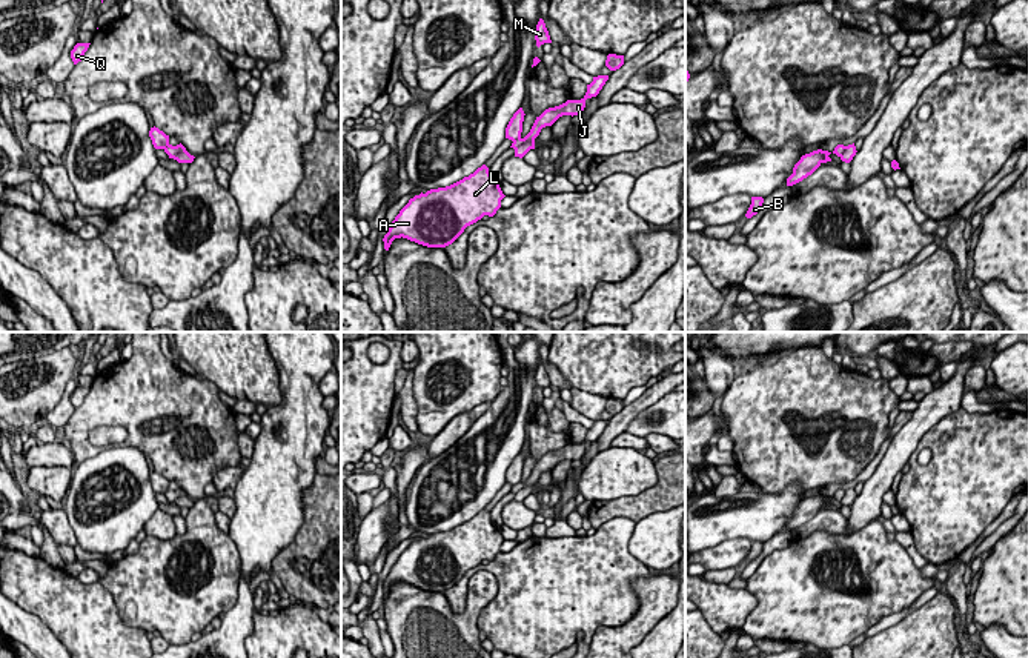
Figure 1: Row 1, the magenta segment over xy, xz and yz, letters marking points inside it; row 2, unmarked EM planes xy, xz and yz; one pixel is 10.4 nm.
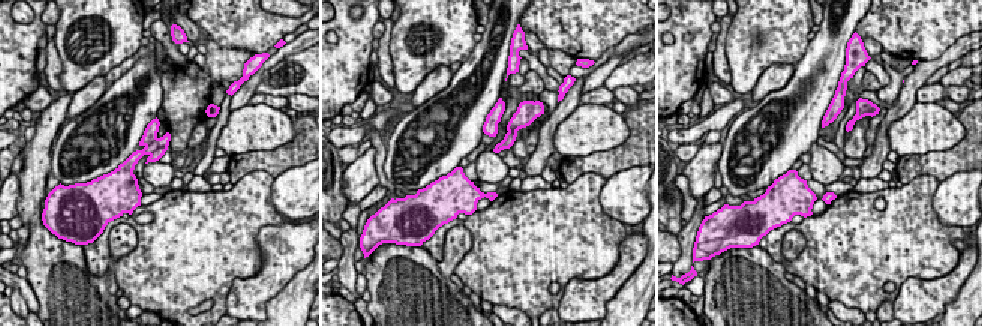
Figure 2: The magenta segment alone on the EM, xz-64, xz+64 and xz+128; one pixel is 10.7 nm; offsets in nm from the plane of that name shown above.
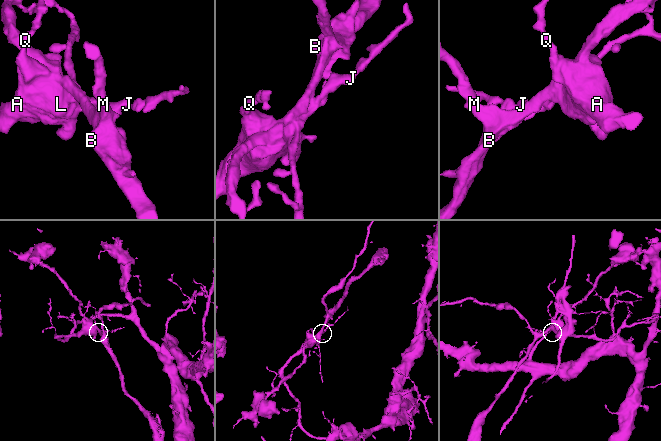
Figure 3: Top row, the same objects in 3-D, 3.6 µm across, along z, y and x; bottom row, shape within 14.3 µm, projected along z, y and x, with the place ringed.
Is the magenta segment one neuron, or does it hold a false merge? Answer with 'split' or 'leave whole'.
split

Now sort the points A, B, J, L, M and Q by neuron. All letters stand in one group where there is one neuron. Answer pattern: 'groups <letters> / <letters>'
groups A J L Q / B M

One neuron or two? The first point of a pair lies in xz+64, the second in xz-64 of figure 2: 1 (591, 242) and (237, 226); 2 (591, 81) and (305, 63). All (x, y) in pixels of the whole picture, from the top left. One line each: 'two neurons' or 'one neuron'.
1: one neuron
2: two neurons

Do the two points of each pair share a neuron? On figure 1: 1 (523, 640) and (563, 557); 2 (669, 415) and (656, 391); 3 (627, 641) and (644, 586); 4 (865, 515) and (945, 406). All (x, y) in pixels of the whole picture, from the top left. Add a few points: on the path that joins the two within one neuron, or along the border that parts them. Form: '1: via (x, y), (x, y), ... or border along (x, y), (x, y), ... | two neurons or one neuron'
1: via (529, 620), (563, 577) | one neuron
2: border along (669, 391), (632, 420) | two neurons
3: via (636, 628), (646, 618), (646, 600) | one neuron
4: via (876, 486), (916, 428) | one neuron

